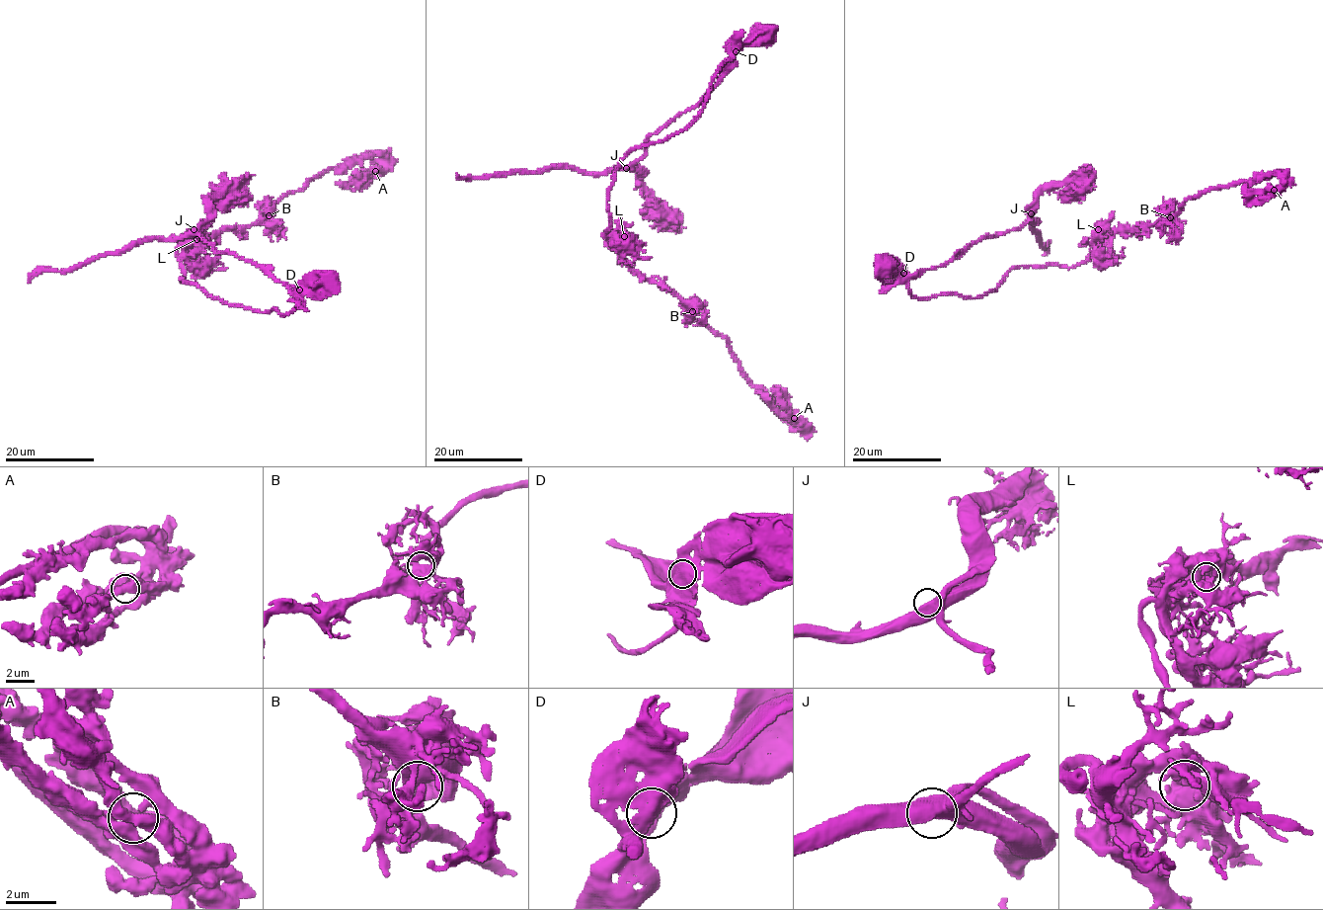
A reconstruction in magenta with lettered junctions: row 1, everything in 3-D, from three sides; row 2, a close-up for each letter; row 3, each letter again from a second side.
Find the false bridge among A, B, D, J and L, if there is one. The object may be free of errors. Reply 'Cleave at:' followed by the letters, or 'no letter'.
Cleave at: D

